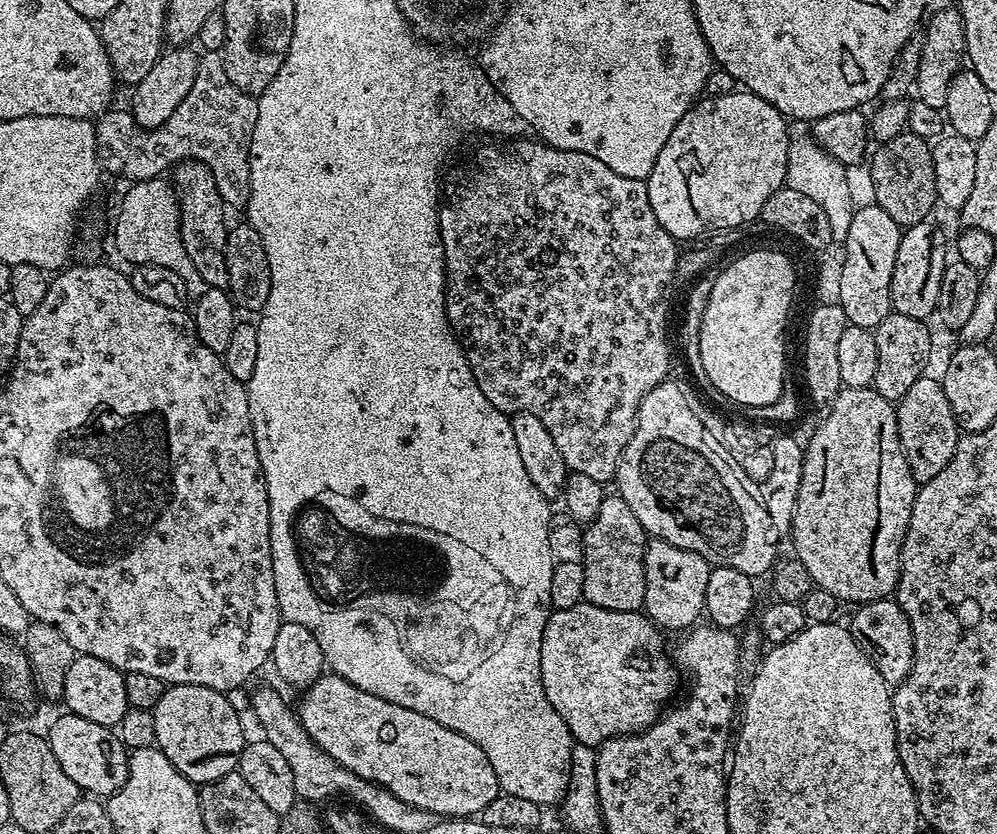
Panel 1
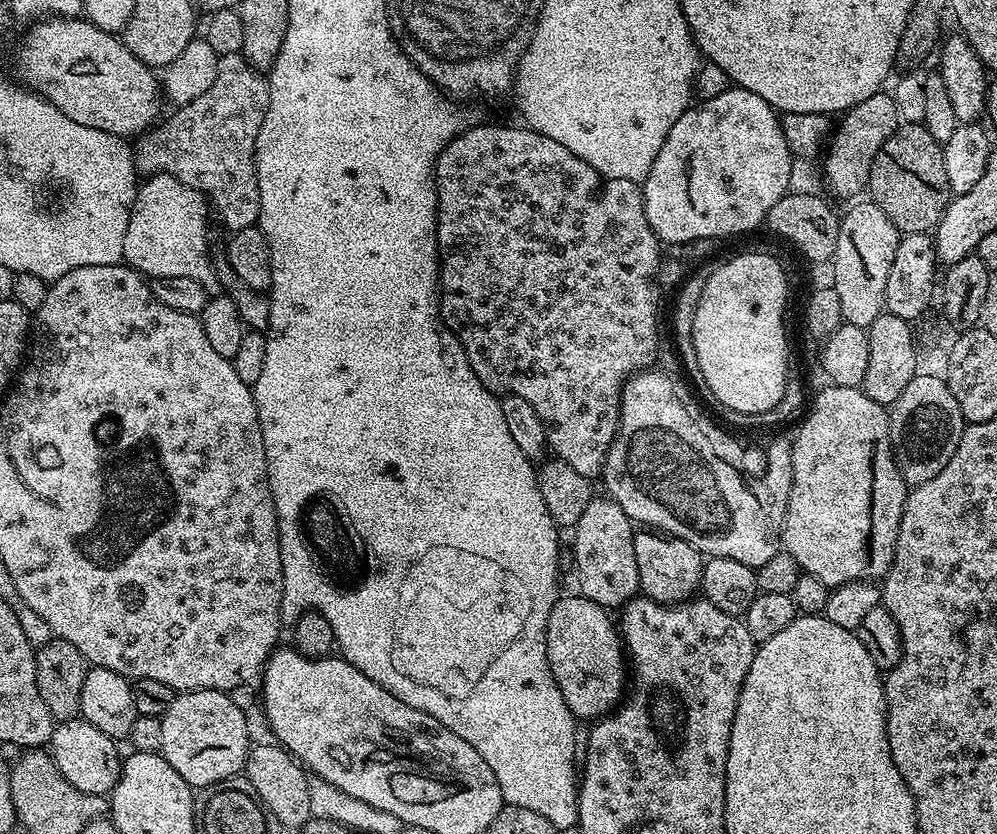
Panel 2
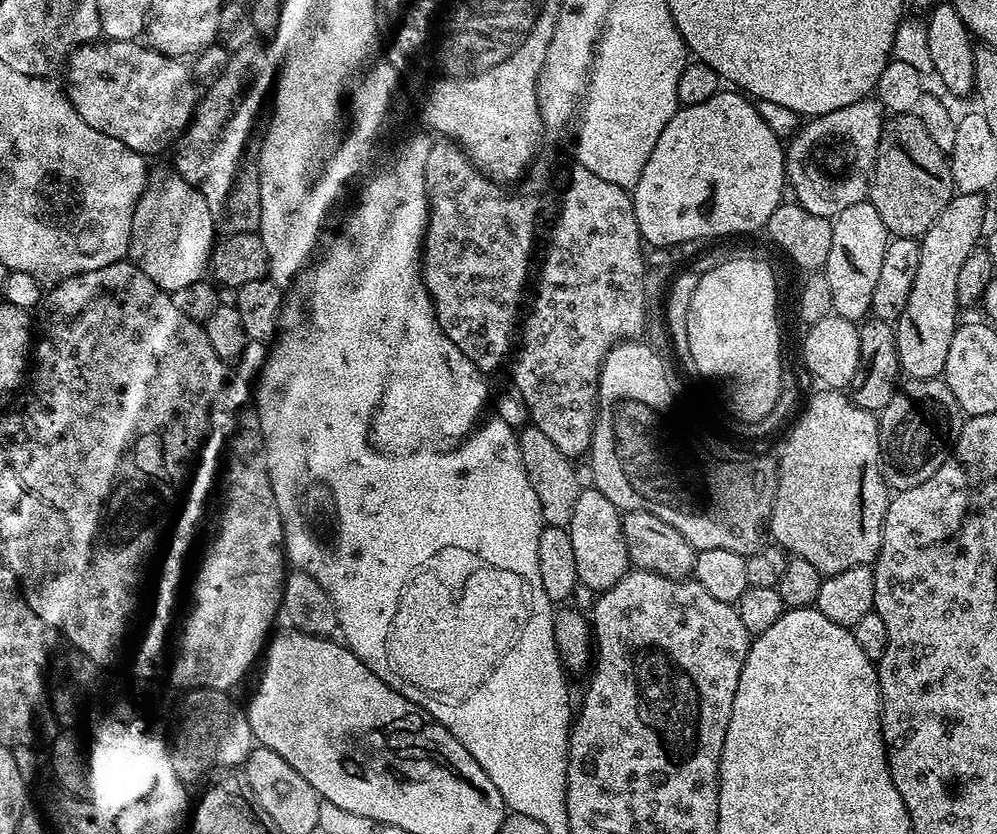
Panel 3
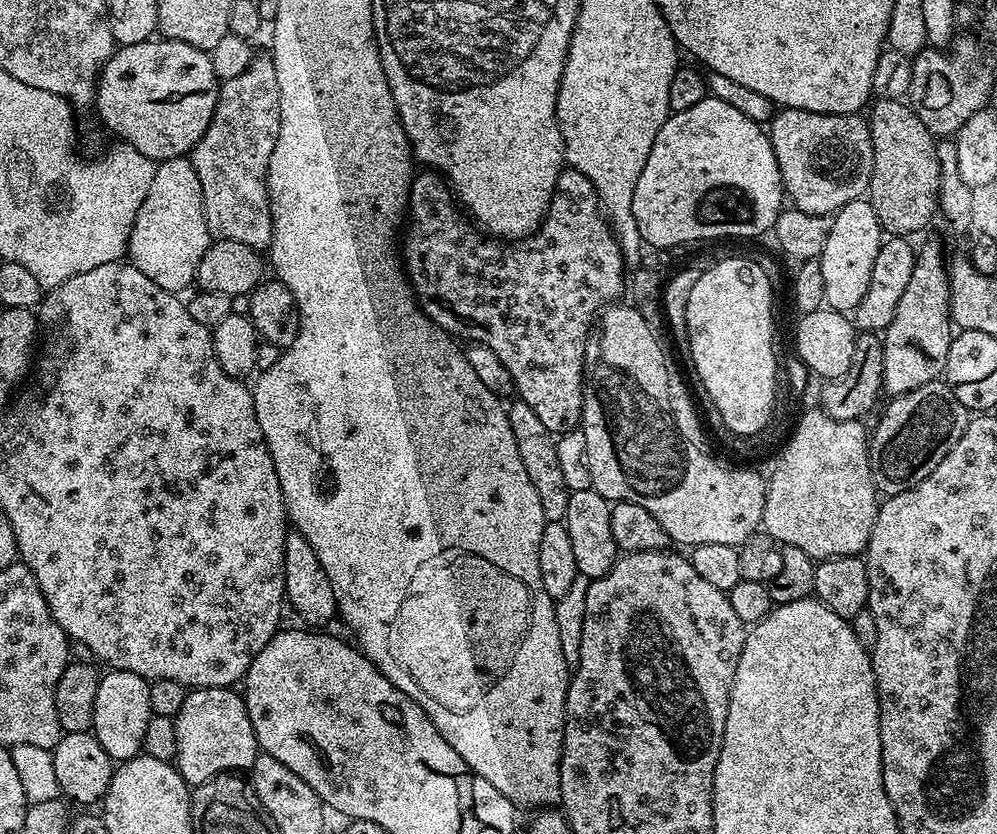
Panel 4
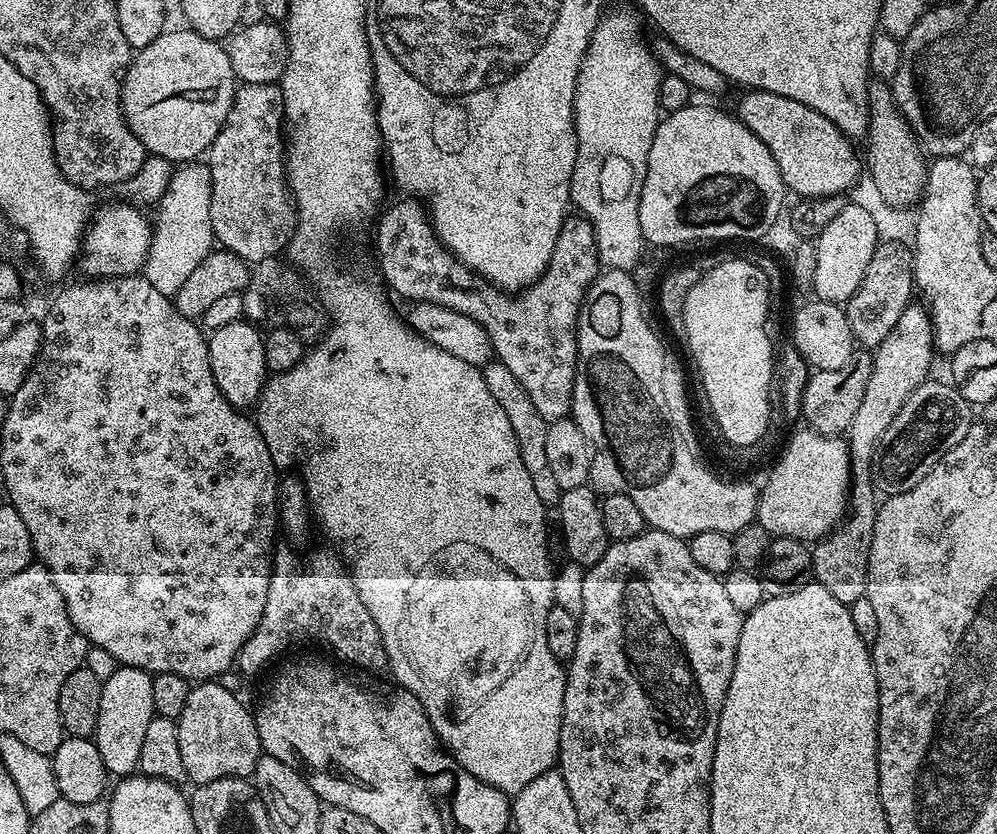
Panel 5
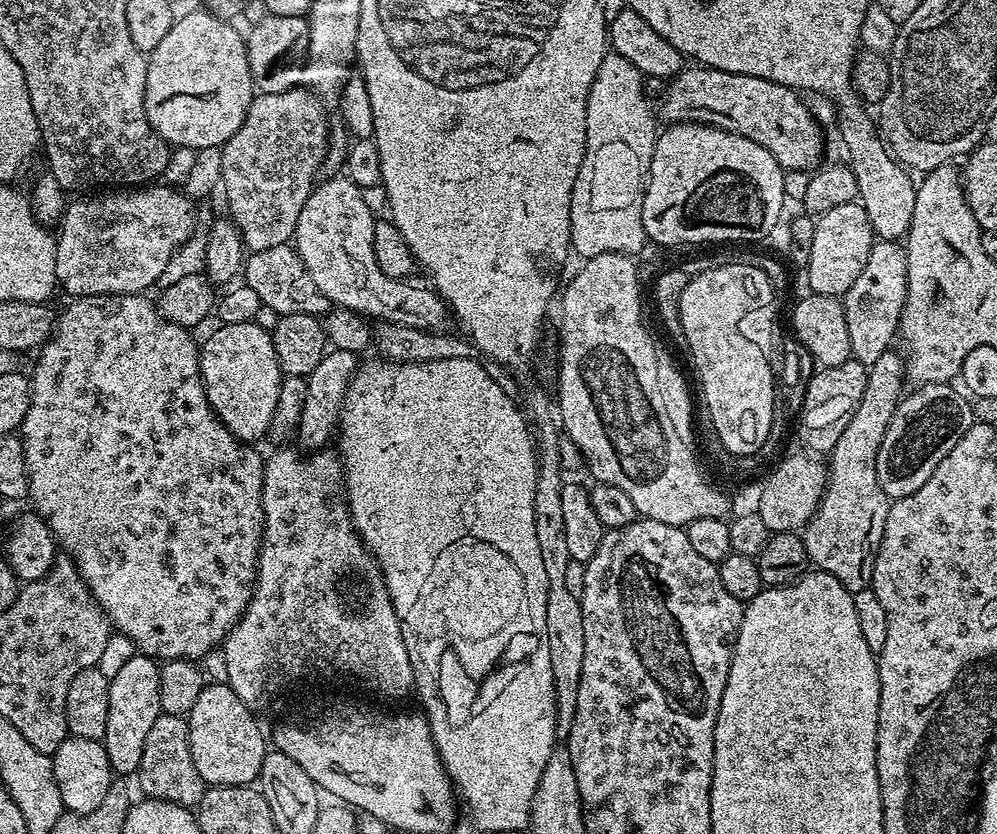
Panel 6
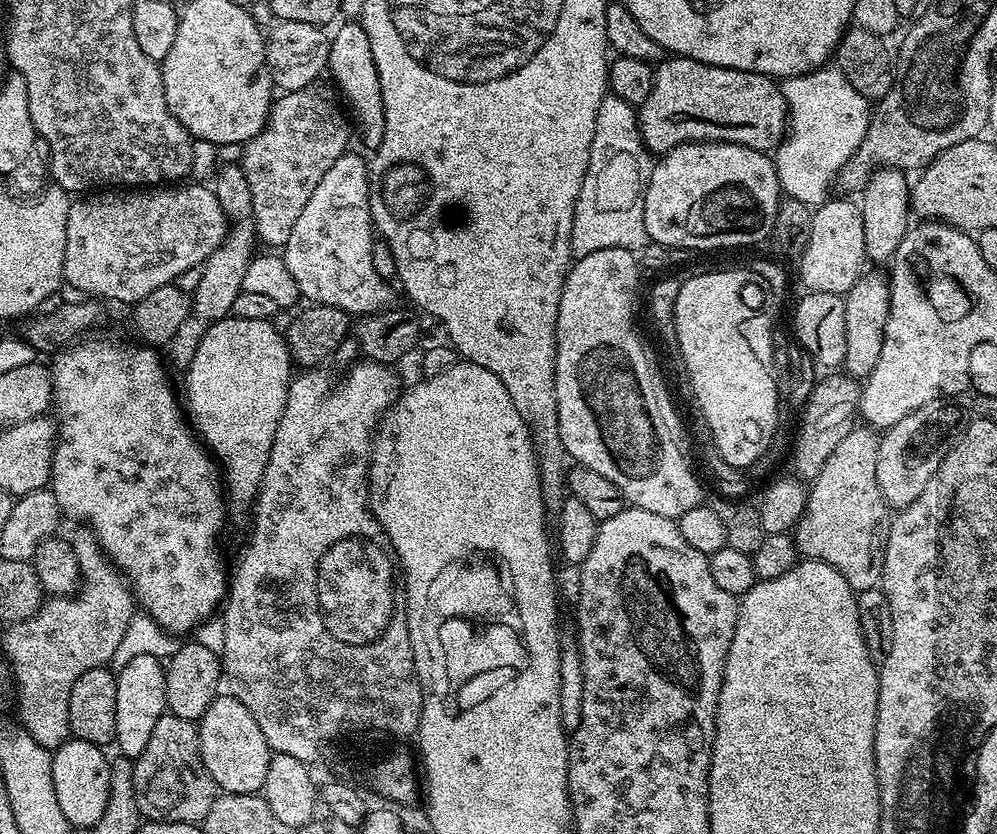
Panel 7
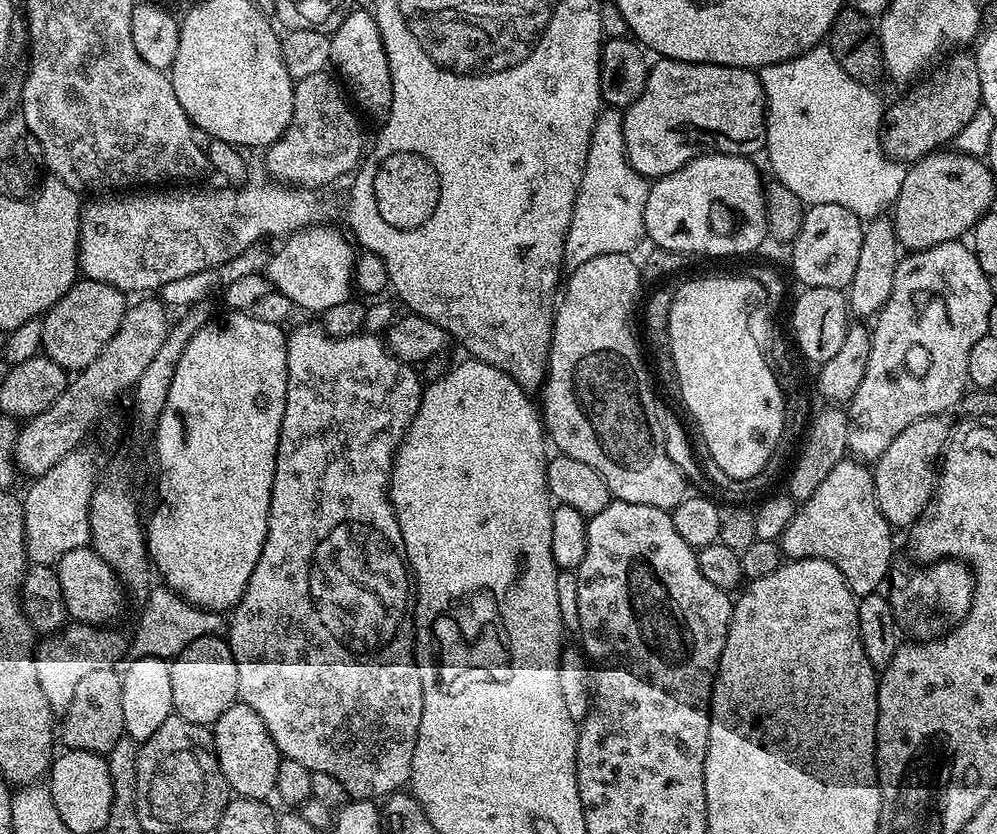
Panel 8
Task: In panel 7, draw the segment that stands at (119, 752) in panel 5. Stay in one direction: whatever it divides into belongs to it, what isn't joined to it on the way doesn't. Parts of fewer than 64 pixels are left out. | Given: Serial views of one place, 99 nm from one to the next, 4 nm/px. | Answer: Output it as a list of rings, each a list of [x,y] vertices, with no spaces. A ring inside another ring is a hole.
[[[140,654],[133,658],[126,666],[116,672],[116,713],[114,726],[116,727],[115,747],[120,747],[121,757],[135,758],[146,750],[146,742],[150,742],[158,718],[166,715],[166,678],[164,664],[158,657],[150,654]]]

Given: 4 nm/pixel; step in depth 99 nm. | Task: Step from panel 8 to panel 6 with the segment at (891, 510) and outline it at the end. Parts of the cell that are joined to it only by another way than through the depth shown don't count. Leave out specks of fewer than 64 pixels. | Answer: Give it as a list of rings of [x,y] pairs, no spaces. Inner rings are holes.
[[[951,383],[917,387],[917,392],[909,391],[894,410],[894,418],[890,418],[876,463],[878,486],[882,486],[889,501],[914,494],[914,490],[918,490],[918,486],[922,486],[926,478],[934,474],[934,466],[938,466],[938,462],[942,462],[942,458],[954,450],[958,438],[970,430],[974,422],[973,405],[963,391],[955,392],[952,387]]]

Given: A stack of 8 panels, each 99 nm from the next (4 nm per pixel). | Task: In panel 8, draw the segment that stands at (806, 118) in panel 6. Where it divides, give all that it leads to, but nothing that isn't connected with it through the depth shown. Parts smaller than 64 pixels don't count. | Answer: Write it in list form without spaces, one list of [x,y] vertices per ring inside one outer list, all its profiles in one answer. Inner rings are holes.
[[[657,59],[648,70],[645,89],[639,95],[638,100],[623,109],[624,118],[624,141],[626,142],[626,155],[630,166],[634,166],[634,170],[638,174],[642,174],[649,181],[659,180],[660,177],[670,174],[674,170],[678,170],[682,166],[686,166],[686,162],[690,162],[699,156],[706,156],[710,152],[725,152],[731,156],[747,156],[755,157],[755,152],[763,153],[765,151],[764,143],[766,142],[766,114],[764,113],[764,91],[762,90],[762,82],[759,75],[750,68],[731,68],[730,66],[722,66],[721,64],[691,64],[690,62],[682,62],[681,60],[665,60]]]

